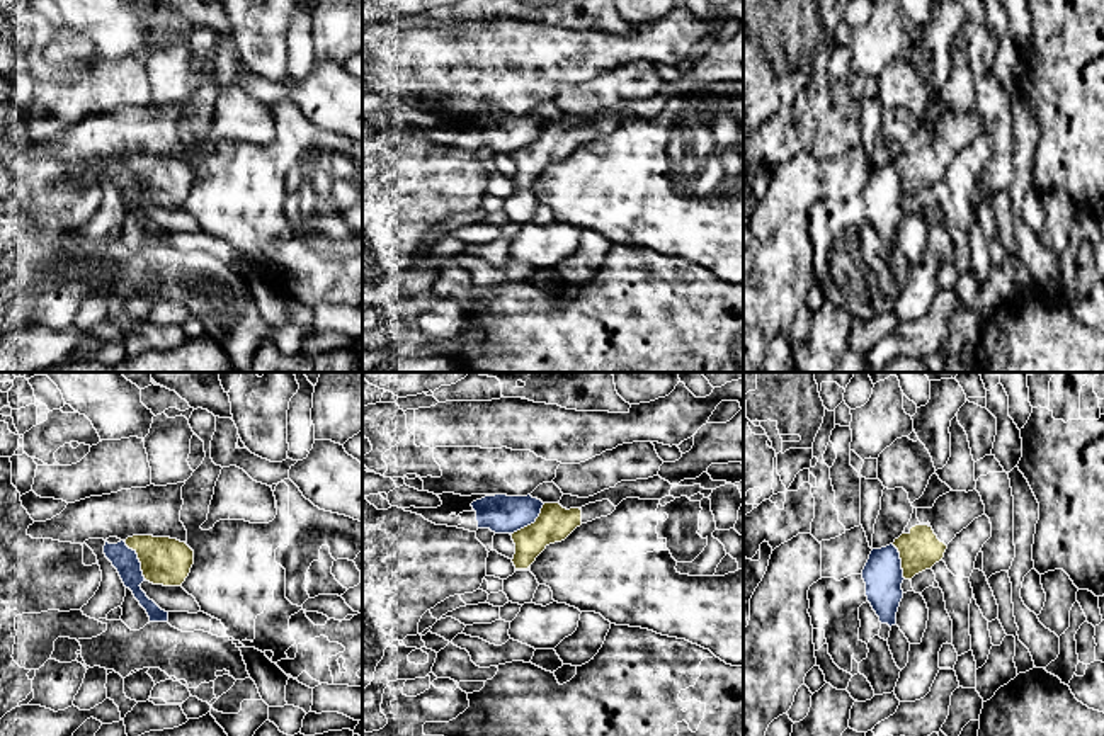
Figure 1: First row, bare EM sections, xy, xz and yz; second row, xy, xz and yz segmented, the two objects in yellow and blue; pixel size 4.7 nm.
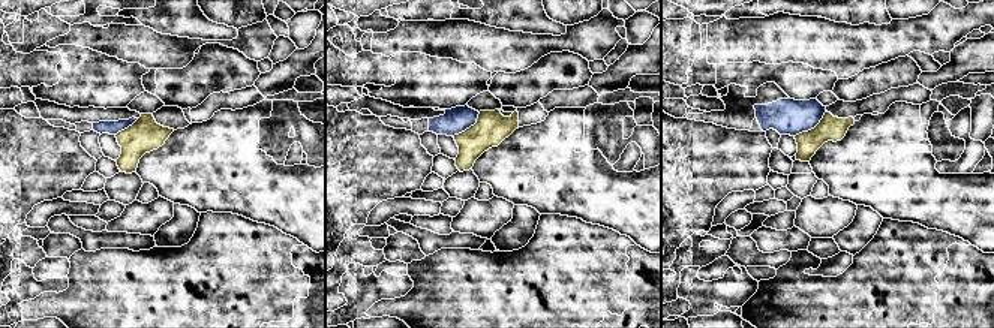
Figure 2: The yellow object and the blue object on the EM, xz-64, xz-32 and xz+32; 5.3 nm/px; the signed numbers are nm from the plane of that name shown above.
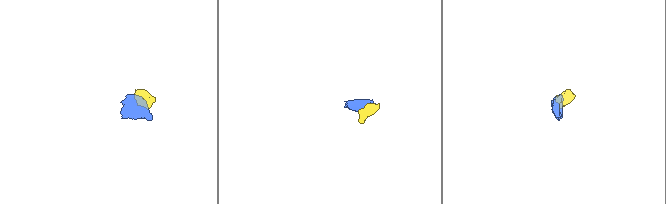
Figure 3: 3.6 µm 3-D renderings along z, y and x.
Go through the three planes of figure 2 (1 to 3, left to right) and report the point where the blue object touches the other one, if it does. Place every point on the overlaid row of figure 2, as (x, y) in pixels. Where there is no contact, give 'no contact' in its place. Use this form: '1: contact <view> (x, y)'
1: contact xz-64 (128, 128)
2: contact xz-32 (470, 128)
3: contact xz+32 (811, 129)

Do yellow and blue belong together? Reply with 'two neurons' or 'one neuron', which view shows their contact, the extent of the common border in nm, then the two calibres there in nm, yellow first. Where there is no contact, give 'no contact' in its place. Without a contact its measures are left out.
two neurons; contact in xy; length 220 nm; calibres 220 and 120 nm

